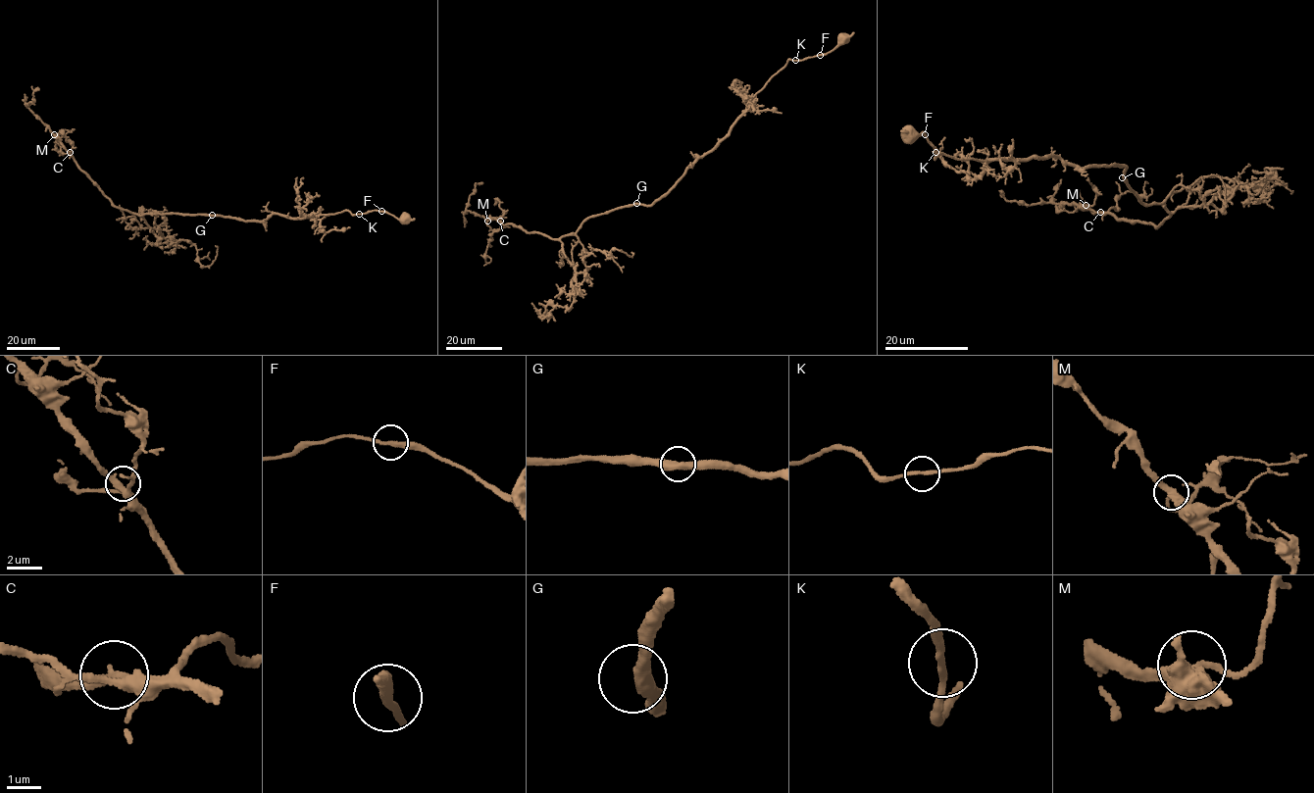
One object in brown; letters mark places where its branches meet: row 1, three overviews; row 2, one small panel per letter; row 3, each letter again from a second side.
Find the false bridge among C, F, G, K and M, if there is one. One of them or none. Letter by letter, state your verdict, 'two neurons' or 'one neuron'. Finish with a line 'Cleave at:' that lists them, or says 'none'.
C: one neuron
F: one neuron
G: one neuron
K: one neuron
M: one neuron
Cleave at: none

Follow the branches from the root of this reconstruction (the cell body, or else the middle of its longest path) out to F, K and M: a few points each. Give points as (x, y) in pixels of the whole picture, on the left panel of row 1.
F: (213, 215), (262, 222), (274, 214), (301, 218), (345, 210), (353, 215), (381, 211)
K: (213, 215), (262, 222), (274, 214), (301, 218), (345, 210), (359, 214)
M: (213, 215), (137, 215), (118, 209), (54, 134)

